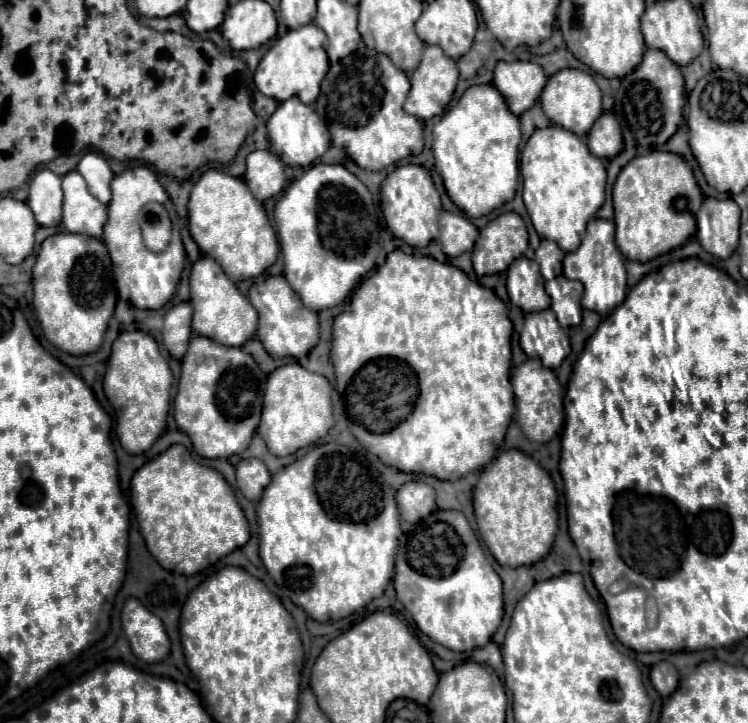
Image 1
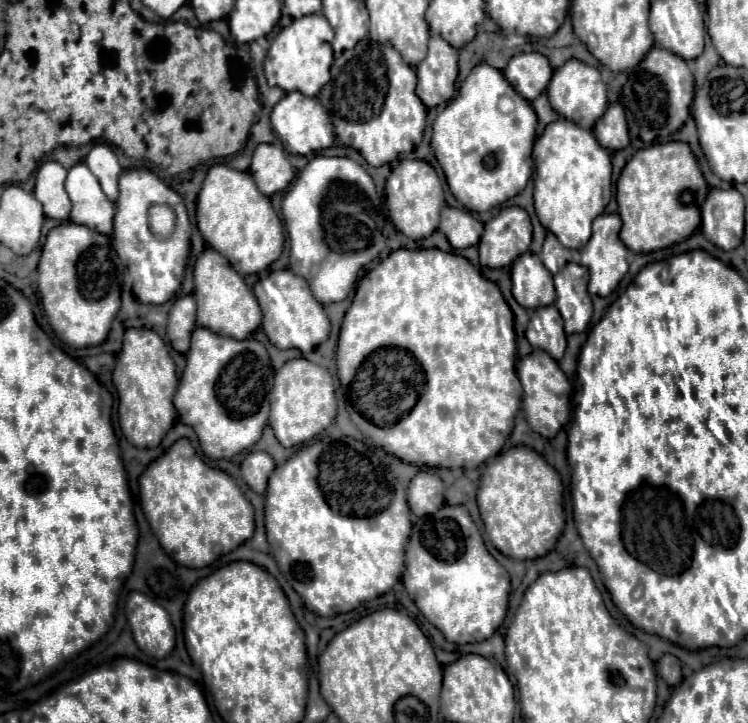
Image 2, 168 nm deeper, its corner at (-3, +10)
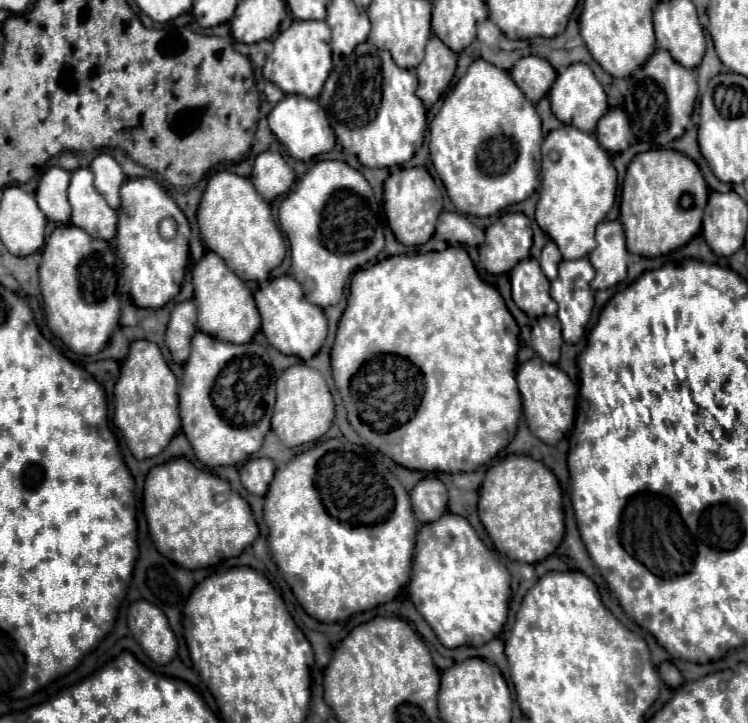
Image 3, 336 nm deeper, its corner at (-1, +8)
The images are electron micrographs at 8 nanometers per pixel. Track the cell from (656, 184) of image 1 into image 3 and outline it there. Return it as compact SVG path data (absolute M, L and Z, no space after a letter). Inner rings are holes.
M648 150L638 154L626 172L620 196L620 222L632 254L658 258L688 244L702 228L708 186L702 172L686 154L676 150Z

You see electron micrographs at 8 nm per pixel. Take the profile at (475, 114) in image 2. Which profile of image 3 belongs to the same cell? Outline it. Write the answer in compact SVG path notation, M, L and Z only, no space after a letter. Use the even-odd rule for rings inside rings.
M478 58L474 60L470 66L468 66L468 72L466 76L462 76L454 90L444 98L444 104L440 108L440 112L436 114L436 118L432 120L430 124L430 158L434 162L434 168L440 176L440 180L444 182L444 188L446 188L446 194L448 198L454 202L454 206L458 208L458 212L462 214L468 214L468 216L492 216L500 210L504 210L506 206L512 206L512 204L518 204L522 200L526 200L528 196L532 196L536 192L536 188L540 186L540 144L542 144L542 124L540 124L540 116L534 108L534 104L522 94L522 90L518 90L518 86L514 86L514 80L510 78L510 74L502 68L496 68L494 64Z

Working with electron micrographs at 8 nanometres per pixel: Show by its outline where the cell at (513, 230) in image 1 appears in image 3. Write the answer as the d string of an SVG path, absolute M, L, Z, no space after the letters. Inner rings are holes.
M508 212L500 216L488 230L486 242L480 246L480 266L490 274L506 274L510 272L522 258L530 256L532 248L532 228L530 220L522 212Z

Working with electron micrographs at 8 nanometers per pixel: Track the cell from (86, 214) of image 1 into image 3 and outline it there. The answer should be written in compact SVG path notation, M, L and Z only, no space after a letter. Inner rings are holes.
M78 168L72 172L68 198L72 204L74 226L86 230L92 238L114 238L118 216L94 188L94 174L90 168Z

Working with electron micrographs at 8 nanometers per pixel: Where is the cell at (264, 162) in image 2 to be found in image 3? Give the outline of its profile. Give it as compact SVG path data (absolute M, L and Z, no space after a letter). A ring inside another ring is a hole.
M270 150L258 154L250 178L258 194L268 202L272 202L276 196L286 194L296 180L294 170L286 164L286 160L278 152Z

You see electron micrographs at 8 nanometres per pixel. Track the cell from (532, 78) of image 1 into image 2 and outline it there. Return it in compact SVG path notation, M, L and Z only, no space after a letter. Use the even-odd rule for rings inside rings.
M538 52L512 56L502 72L506 80L516 88L516 92L520 92L520 96L530 102L546 90L552 78L552 66L548 58Z

